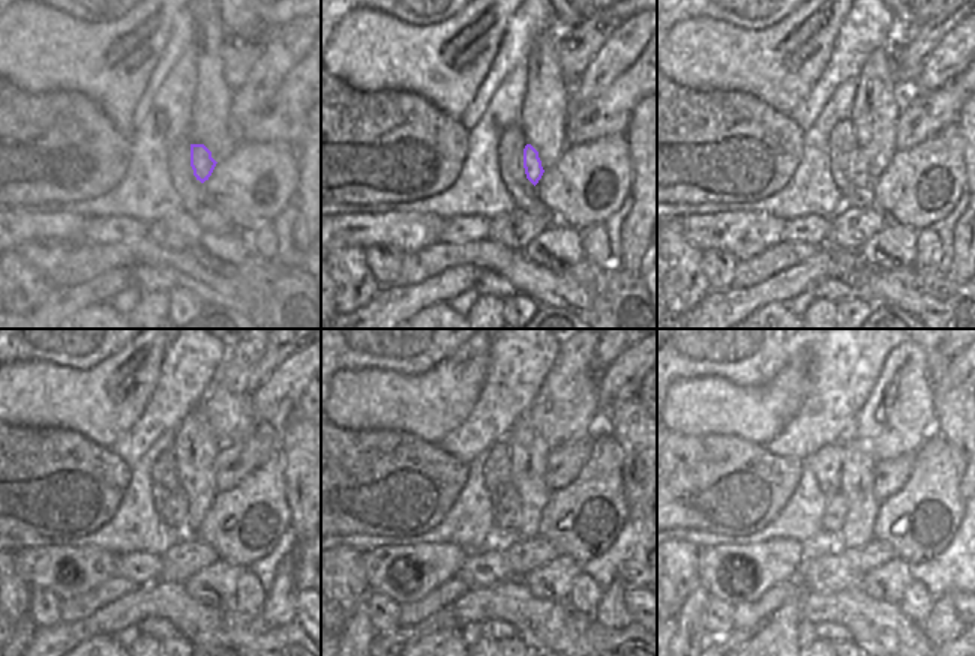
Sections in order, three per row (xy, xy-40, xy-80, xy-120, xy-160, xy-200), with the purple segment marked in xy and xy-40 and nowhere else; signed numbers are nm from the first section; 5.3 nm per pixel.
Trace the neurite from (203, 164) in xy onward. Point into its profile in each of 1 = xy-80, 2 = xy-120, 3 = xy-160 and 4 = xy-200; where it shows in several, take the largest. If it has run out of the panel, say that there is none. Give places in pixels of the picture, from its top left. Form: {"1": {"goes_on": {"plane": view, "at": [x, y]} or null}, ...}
{"1": {"goes_on": {"plane": "xy-80", "at": [857, 171]}}, "2": {"goes_on": {"plane": "xy-120", "at": [176, 518]}}, "3": {"goes_on": {"plane": "xy-160", "at": [506, 514]}}, "4": {"goes_on": {"plane": "xy-200", "at": [833, 518]}}}

